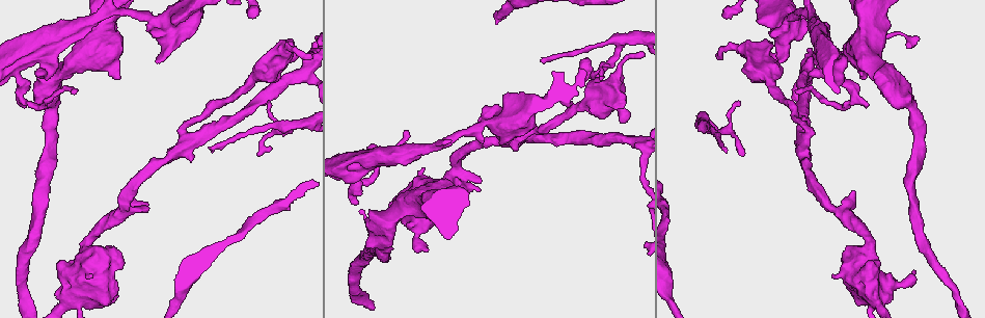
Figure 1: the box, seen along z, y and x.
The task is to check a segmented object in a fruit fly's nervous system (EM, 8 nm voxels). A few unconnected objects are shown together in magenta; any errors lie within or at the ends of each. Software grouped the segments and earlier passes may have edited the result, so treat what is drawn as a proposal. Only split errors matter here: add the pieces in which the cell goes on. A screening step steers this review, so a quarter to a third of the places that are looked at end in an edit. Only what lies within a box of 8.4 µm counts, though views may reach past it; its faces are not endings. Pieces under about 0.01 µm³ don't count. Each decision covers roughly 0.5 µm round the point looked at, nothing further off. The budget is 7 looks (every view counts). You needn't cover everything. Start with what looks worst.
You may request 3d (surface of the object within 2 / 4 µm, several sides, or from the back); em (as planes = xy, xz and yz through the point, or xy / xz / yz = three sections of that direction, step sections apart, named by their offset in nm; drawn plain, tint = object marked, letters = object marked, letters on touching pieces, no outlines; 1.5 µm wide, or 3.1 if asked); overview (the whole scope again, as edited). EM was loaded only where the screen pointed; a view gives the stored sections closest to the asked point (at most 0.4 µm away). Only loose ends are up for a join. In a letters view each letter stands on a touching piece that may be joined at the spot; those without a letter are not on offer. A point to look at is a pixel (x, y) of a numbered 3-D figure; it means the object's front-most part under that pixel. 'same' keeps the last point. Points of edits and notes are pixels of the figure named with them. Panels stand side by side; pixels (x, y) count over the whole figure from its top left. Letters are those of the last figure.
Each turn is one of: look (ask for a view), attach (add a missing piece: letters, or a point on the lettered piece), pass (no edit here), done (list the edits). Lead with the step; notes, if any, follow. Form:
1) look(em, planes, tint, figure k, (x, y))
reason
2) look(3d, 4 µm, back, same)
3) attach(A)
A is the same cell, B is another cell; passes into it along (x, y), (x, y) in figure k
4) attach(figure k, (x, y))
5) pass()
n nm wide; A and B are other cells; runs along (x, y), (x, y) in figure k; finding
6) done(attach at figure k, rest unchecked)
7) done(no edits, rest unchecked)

look(em, xz, step 8, letters, figure 1, (404, 132))
an open end

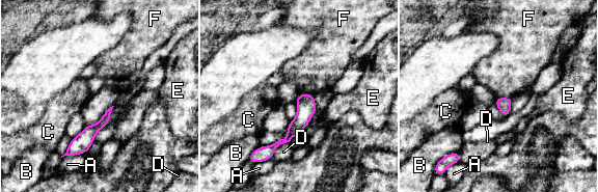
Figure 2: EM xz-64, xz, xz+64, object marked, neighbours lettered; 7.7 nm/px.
look(em, planes, letters, same)
cut it another way

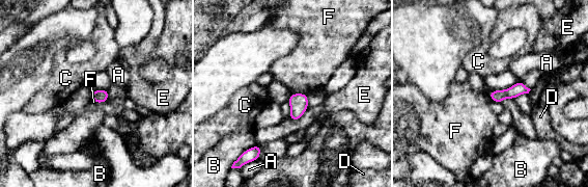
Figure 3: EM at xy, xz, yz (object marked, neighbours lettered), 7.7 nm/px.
pass()
100 nm wide; A, B, C, D, E and F are other cells; none of them fits

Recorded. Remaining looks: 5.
look(3d, 4 µm, figure 1, (542, 62))
free end

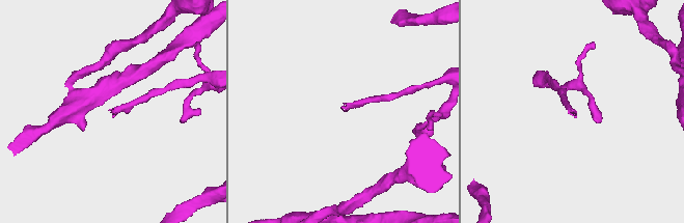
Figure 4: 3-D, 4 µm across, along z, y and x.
look(em, xy, step 4, tint, figure 4, (575, 111))

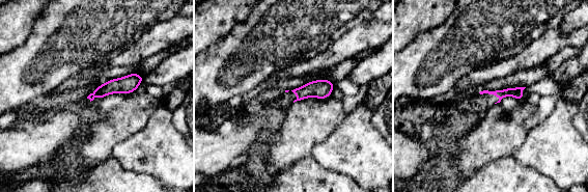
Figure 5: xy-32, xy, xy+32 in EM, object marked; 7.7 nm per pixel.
look(em, xz, step 8, letters, same)
cut it another way

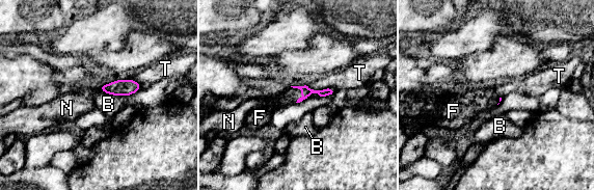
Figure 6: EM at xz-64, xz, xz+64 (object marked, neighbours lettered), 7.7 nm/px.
attach(F)
F is the same cell, B, N and T are other cells; passes into it along (306, 91), (301, 90), (290, 96) in figure 6; it goes on there

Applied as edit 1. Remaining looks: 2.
look(em, planes, letters, figure 1, (258, 14))
an open end

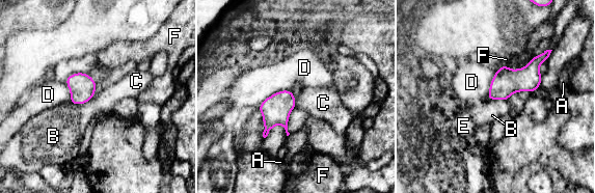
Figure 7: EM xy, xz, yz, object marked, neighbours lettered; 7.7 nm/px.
pass()
A, B, C, D, E and F are other cells; border along (507, 100), (491, 101) in figure 7; none of them fits

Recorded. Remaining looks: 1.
done(attach at figure 6, rest unchecked)

